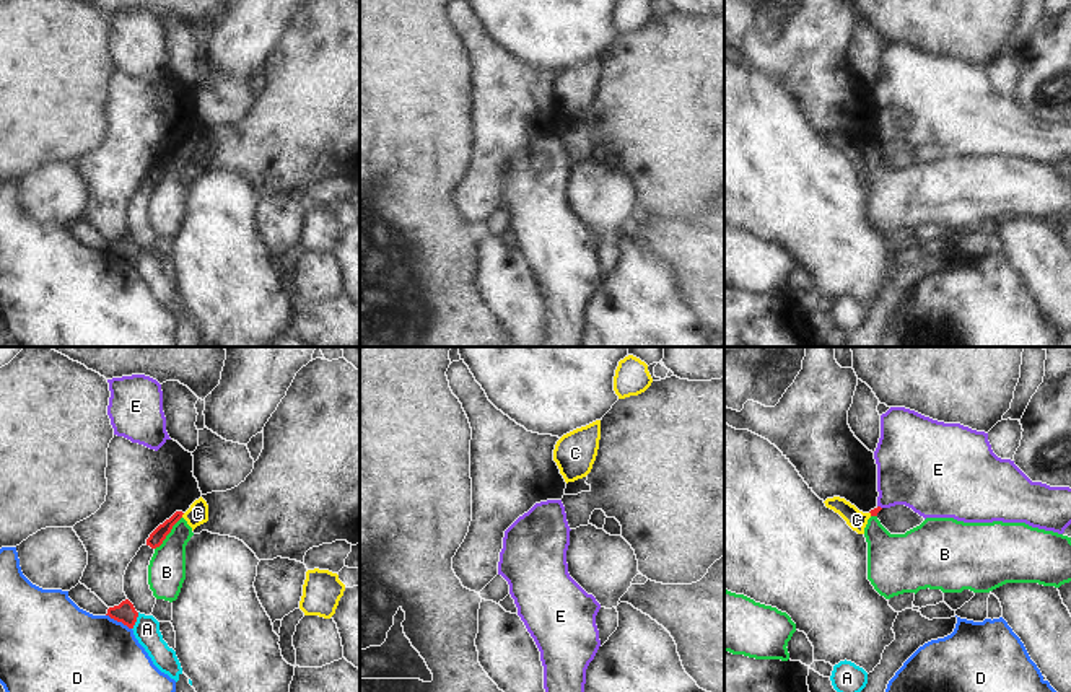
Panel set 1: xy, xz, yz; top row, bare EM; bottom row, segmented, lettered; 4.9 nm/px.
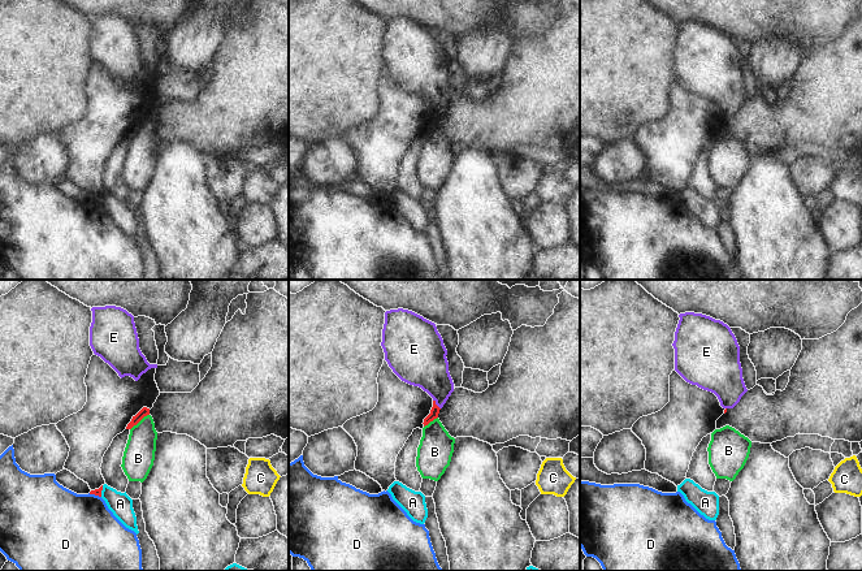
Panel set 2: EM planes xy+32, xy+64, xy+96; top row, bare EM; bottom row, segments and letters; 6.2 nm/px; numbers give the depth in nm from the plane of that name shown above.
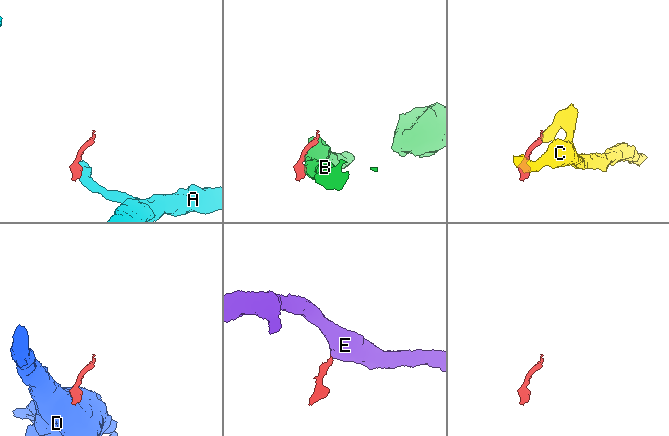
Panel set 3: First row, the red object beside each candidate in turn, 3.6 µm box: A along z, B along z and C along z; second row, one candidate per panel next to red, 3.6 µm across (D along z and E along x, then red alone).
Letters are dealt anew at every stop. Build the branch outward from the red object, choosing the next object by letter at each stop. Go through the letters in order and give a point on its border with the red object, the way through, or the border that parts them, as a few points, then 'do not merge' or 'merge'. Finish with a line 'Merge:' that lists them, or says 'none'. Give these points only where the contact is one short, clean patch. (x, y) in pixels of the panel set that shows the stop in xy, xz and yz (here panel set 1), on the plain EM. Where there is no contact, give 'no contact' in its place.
A: meets red in xy at (135, 256); border along xy (139, 248), (132, 264); do not merge
B: meets red in xy at (170, 166); border along xy (181, 152), (155, 184); do not merge
C: meets red in xy at (183, 148); border along xy (184, 148), (181, 152); do not merge
D: meets red in xy at (119, 256); border along xy (106, 249), (131, 264); do not merge
E: meets red in yz at (879, 142); border along yz (878, 140), (881, 144); do not merge
Merge: none

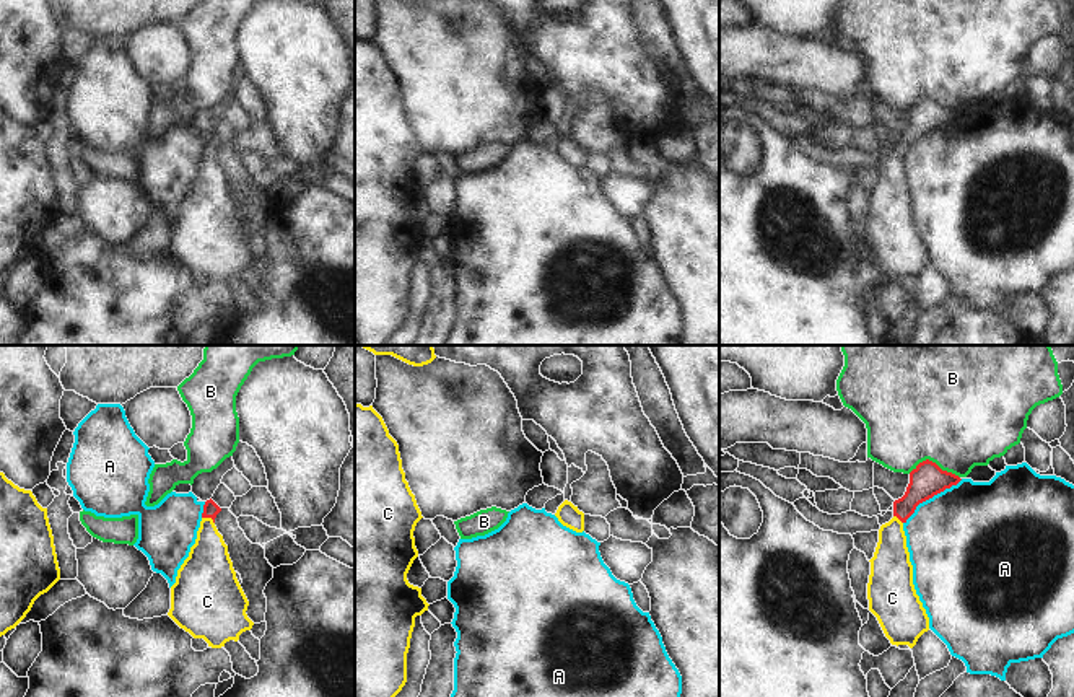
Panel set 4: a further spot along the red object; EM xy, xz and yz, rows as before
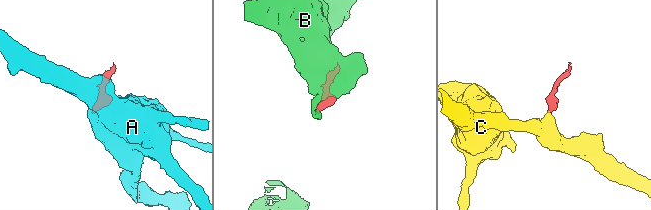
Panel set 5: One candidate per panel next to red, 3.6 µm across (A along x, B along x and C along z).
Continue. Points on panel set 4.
A: meets red in yz at (931, 132); border along yz (962, 114), (923, 135), (903, 158); do not merge
B: meets red in yz at (934, 98); do not merge
C: meets red in xy at (209, 152); runs through xy (210, 144), (209, 152), (209, 202); merge
Merge: C

